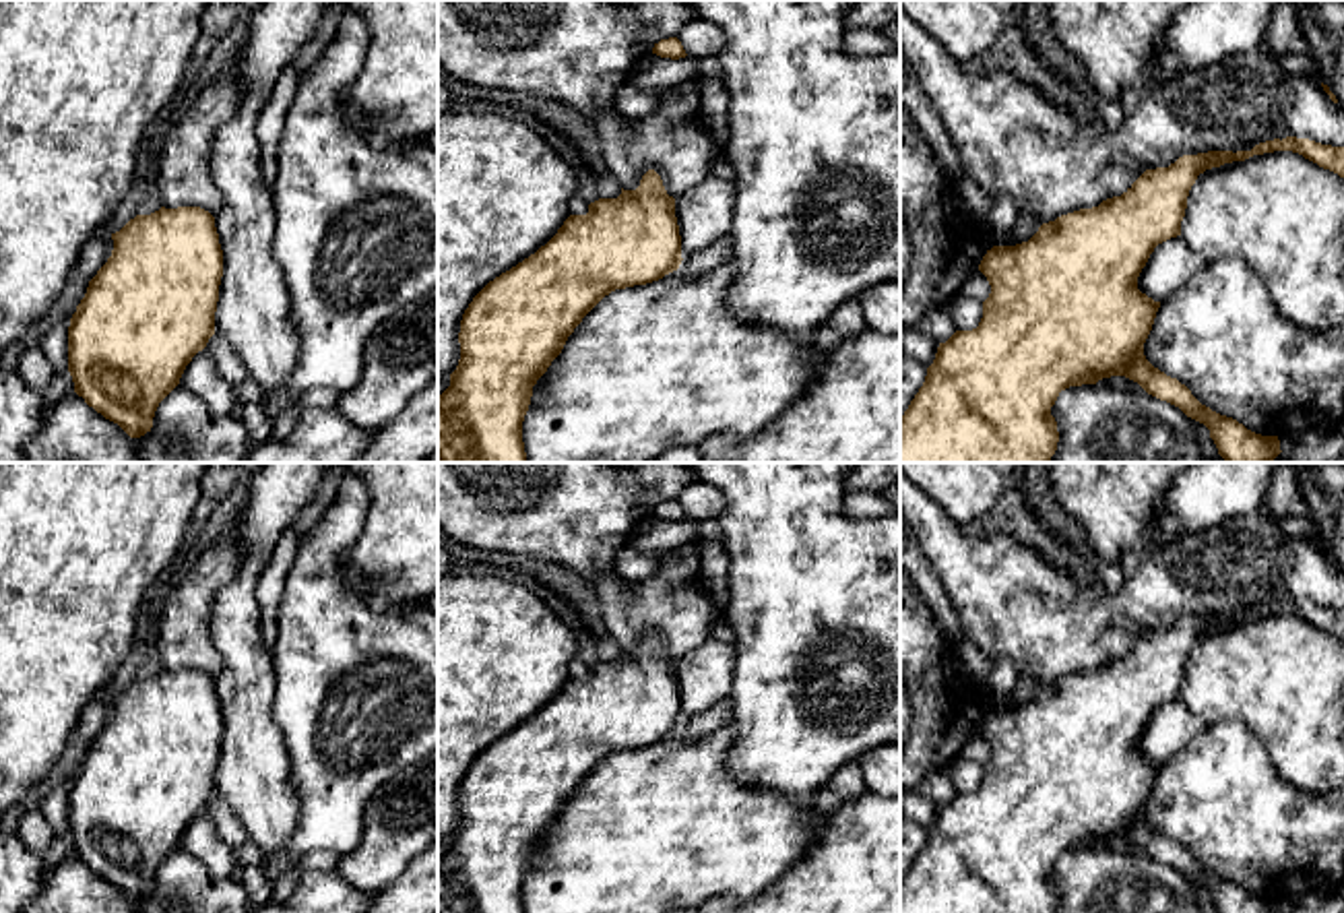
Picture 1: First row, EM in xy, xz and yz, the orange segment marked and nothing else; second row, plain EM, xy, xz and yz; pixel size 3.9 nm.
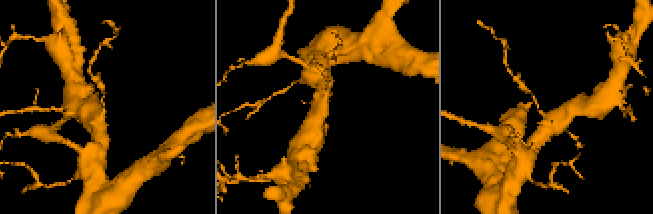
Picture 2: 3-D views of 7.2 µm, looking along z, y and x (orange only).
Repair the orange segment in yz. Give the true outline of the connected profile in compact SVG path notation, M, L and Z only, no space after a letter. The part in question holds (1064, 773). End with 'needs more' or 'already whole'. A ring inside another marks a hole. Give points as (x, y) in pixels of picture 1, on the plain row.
M1297 599L1266 603L1251 613L1183 618L1169 630L1146 632L1121 659L1043 686L1028 704L987 713L979 727L979 733L991 748L991 756L983 764L983 781L977 791L956 793L946 806L939 806L923 849L900 880L900 913L1057 913L1059 894L1051 870L1059 855L1069 849L1096 847L1111 839L1125 839L1138 845L1148 857L1179 870L1187 880L1204 886L1218 913L1280 913L1278 899L1255 896L1237 882L1212 874L1185 847L1146 822L1144 806L1160 764L1138 752L1138 739L1154 711L1181 698L1187 659L1197 638L1224 626L1274 613L1299 616L1344 640L1344 609Z | already whole

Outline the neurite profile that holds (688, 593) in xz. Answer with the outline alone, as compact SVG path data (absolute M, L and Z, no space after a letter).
M698 537L663 552L657 572L640 583L628 583L617 574L601 576L595 583L595 595L607 634L623 653L636 653L642 638L654 632L667 657L677 661L681 655L710 640L714 624L725 620L729 607L729 570L731 560L725 545Z

